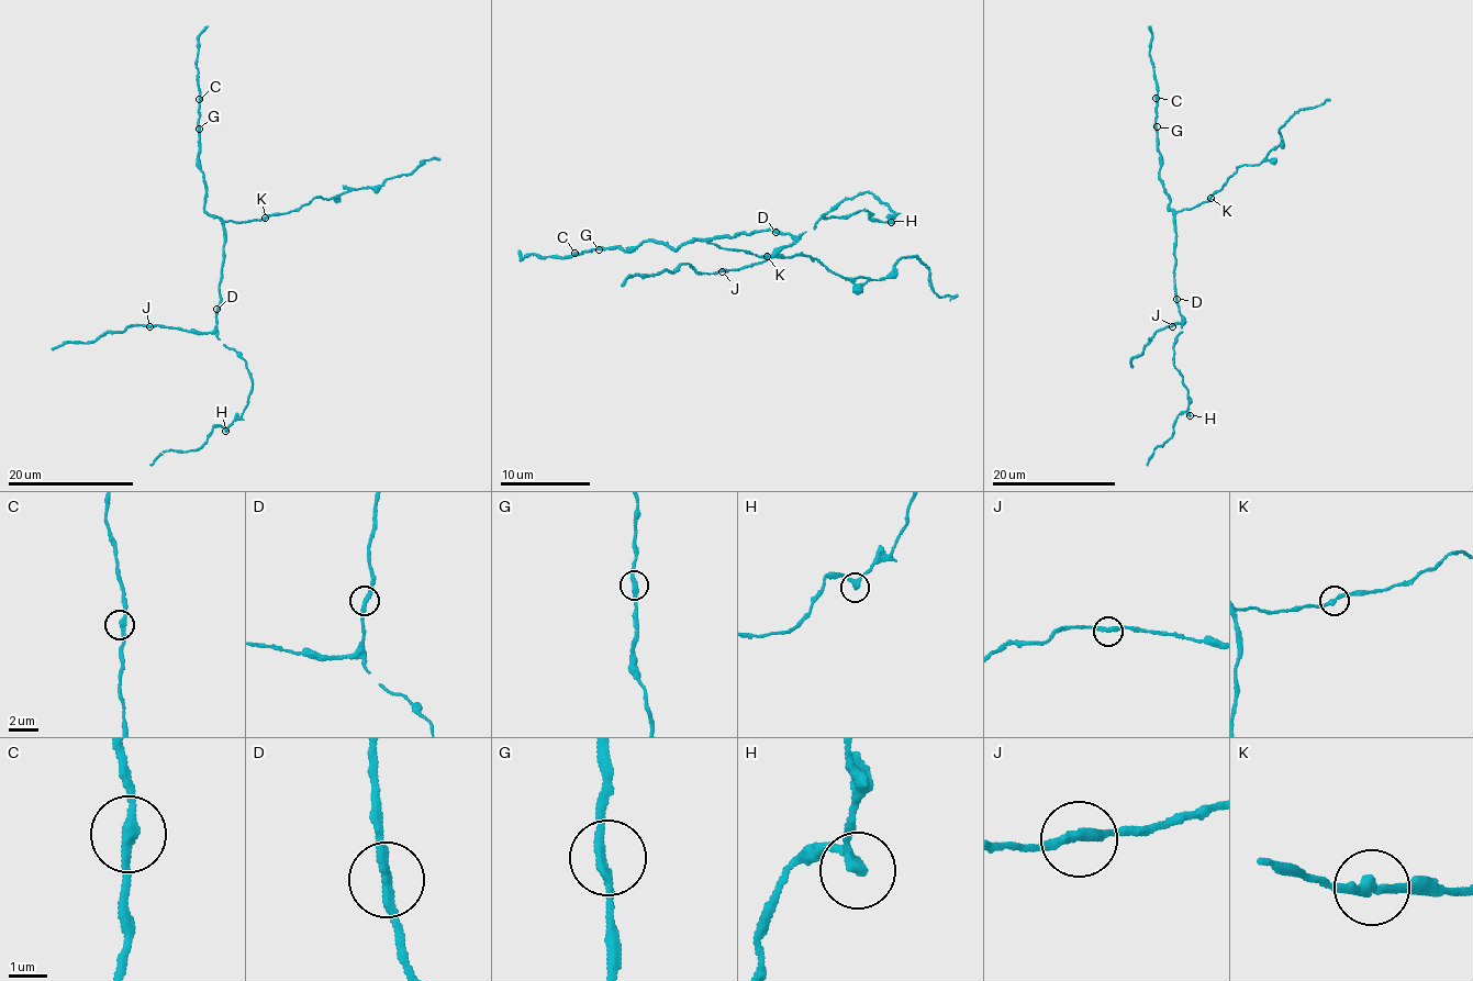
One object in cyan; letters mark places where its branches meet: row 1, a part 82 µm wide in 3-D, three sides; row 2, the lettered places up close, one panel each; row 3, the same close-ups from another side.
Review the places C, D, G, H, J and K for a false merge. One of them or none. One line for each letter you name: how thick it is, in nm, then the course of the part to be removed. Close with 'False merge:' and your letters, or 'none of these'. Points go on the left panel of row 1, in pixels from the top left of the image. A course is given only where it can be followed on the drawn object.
False merge: none of these

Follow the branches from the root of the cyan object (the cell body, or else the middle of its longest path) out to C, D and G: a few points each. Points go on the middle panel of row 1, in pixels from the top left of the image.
C: (724, 237), (690, 240), (671, 251), (666, 244), (653, 242), (625, 249), (615, 246), (575, 253)
D: (724, 237), (774, 229), (776, 232)
G: (724, 237), (690, 240), (671, 251), (666, 244), (653, 242), (625, 249), (615, 246), (599, 249)

